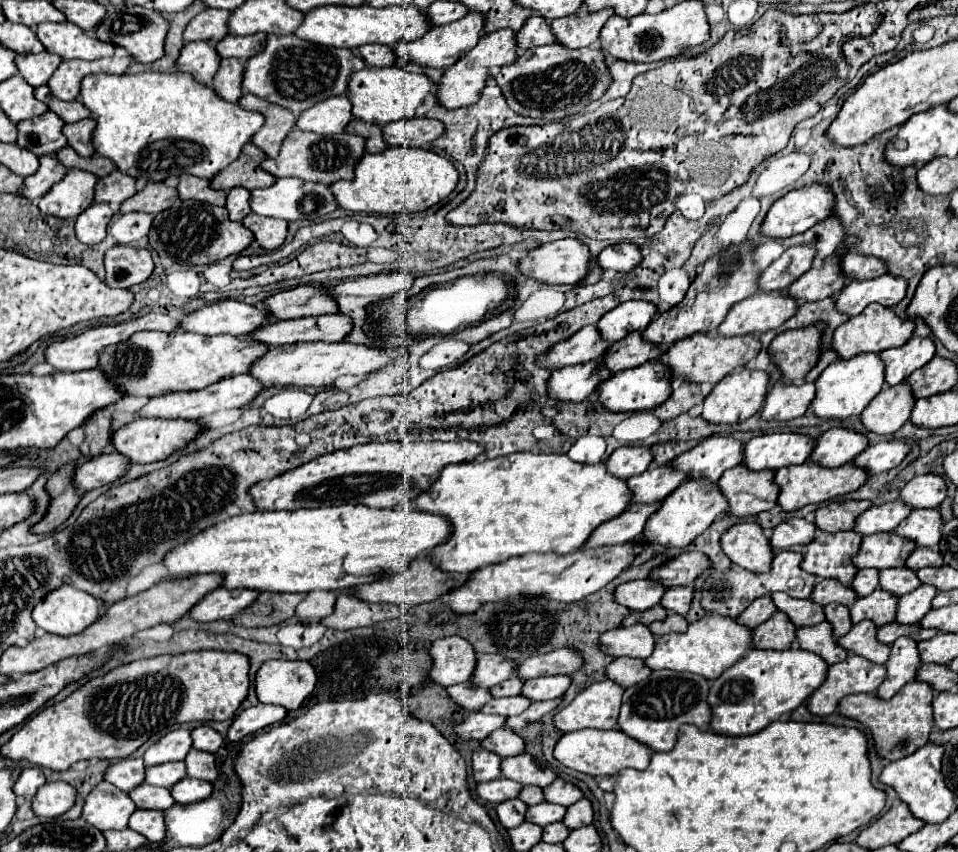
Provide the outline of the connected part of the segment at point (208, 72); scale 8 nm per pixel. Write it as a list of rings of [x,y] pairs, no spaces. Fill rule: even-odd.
[[[192,42],[184,44],[178,60],[176,72],[190,74],[196,82],[210,84],[214,78],[214,70],[218,70],[218,54],[214,54],[214,46],[208,42]]]

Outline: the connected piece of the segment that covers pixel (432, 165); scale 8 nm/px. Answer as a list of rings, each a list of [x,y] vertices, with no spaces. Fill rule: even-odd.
[[[386,148],[380,154],[364,154],[354,168],[354,180],[330,186],[340,208],[354,214],[412,214],[442,202],[458,182],[458,172],[448,158],[424,148]]]

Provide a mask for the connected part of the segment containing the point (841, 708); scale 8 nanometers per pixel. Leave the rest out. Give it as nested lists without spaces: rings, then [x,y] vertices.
[[[912,680],[906,686],[902,686],[902,690],[898,690],[898,694],[890,700],[880,700],[874,694],[844,696],[838,704],[838,712],[866,726],[874,738],[876,754],[888,762],[894,762],[914,754],[918,748],[928,744],[928,736],[934,728],[932,698],[934,690],[930,690],[930,686],[922,686],[922,682]]]

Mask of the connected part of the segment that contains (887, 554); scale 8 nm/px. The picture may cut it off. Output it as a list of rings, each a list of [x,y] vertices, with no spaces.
[[[894,532],[874,534],[874,536],[862,538],[860,550],[854,554],[852,562],[858,570],[898,568],[898,566],[904,566],[912,550],[914,550],[914,542],[906,542],[904,538],[898,538]]]

